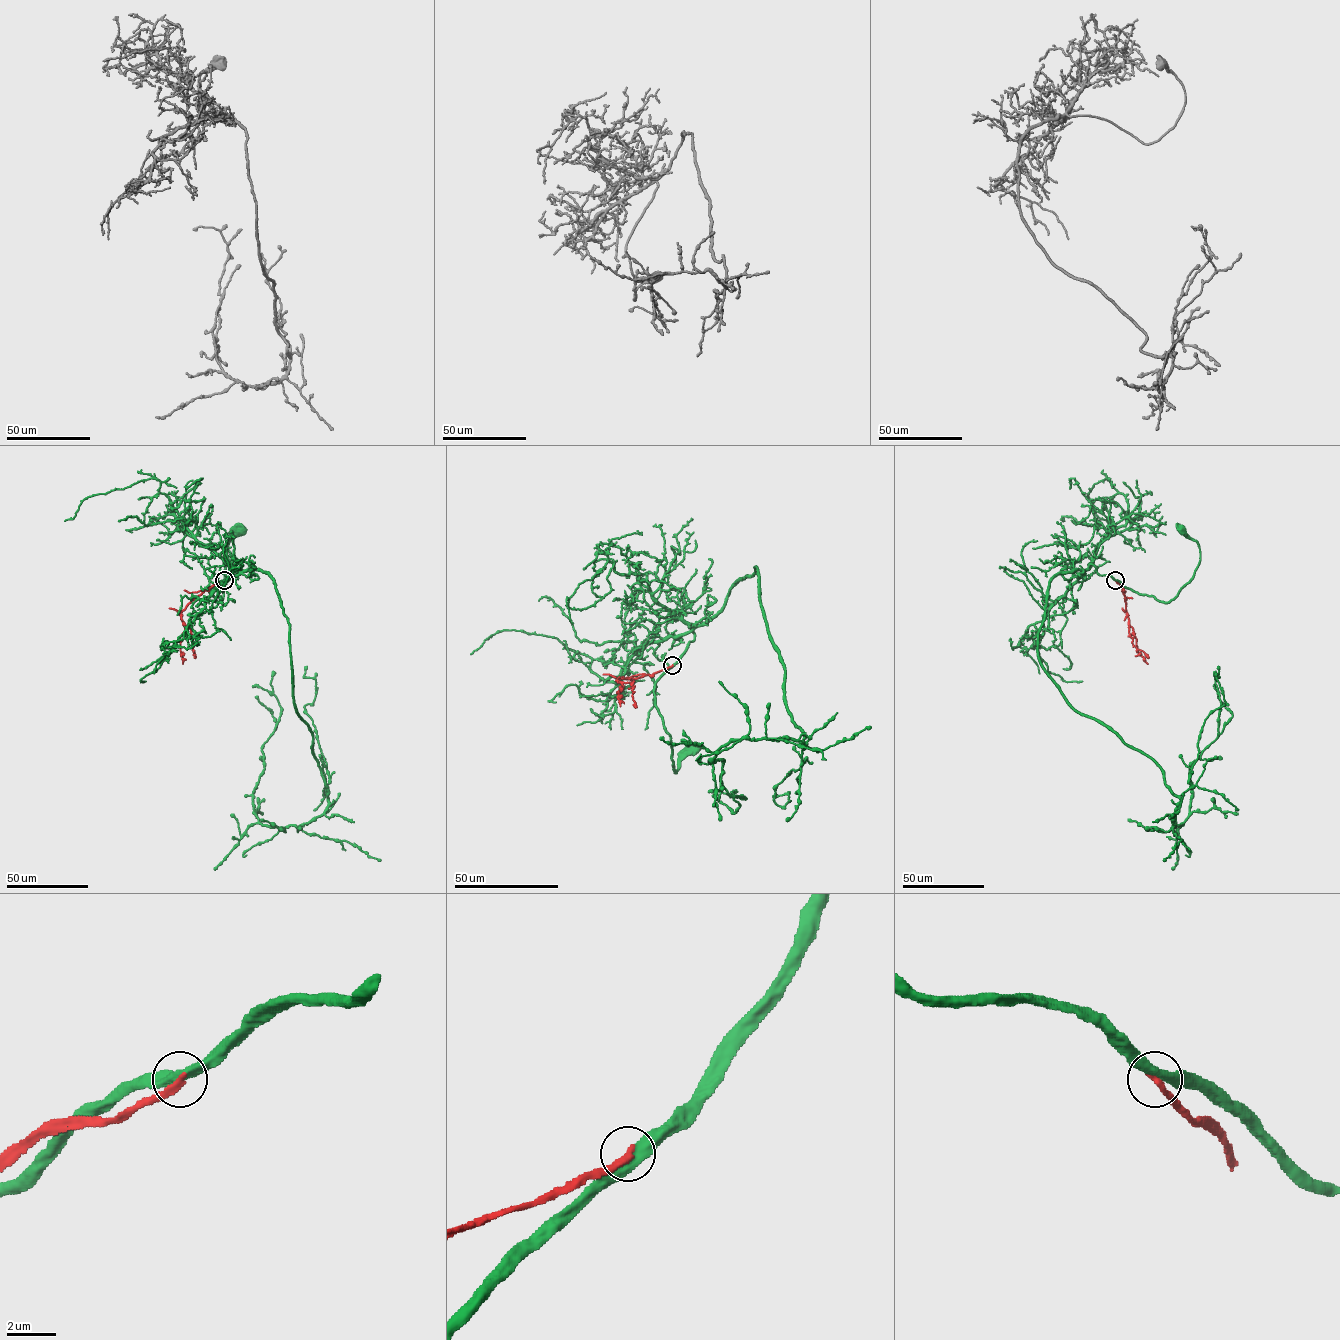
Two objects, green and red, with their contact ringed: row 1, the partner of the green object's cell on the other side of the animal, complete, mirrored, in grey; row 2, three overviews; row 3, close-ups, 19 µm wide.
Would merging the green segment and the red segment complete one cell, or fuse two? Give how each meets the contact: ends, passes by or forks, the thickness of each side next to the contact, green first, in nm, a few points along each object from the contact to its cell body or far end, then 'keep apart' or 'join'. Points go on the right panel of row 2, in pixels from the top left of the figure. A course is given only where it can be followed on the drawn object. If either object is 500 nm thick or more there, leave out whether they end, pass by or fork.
green passes by; red ends; calibres 440 and 300 nm; course green (1115, 580), (1139, 593), (1165, 602), (1172, 600), (1189, 581), (1200, 560), (1199, 545), (1182, 529); course red (1115, 580), (1123, 589), (1137, 651), (1147, 664); keep apart

